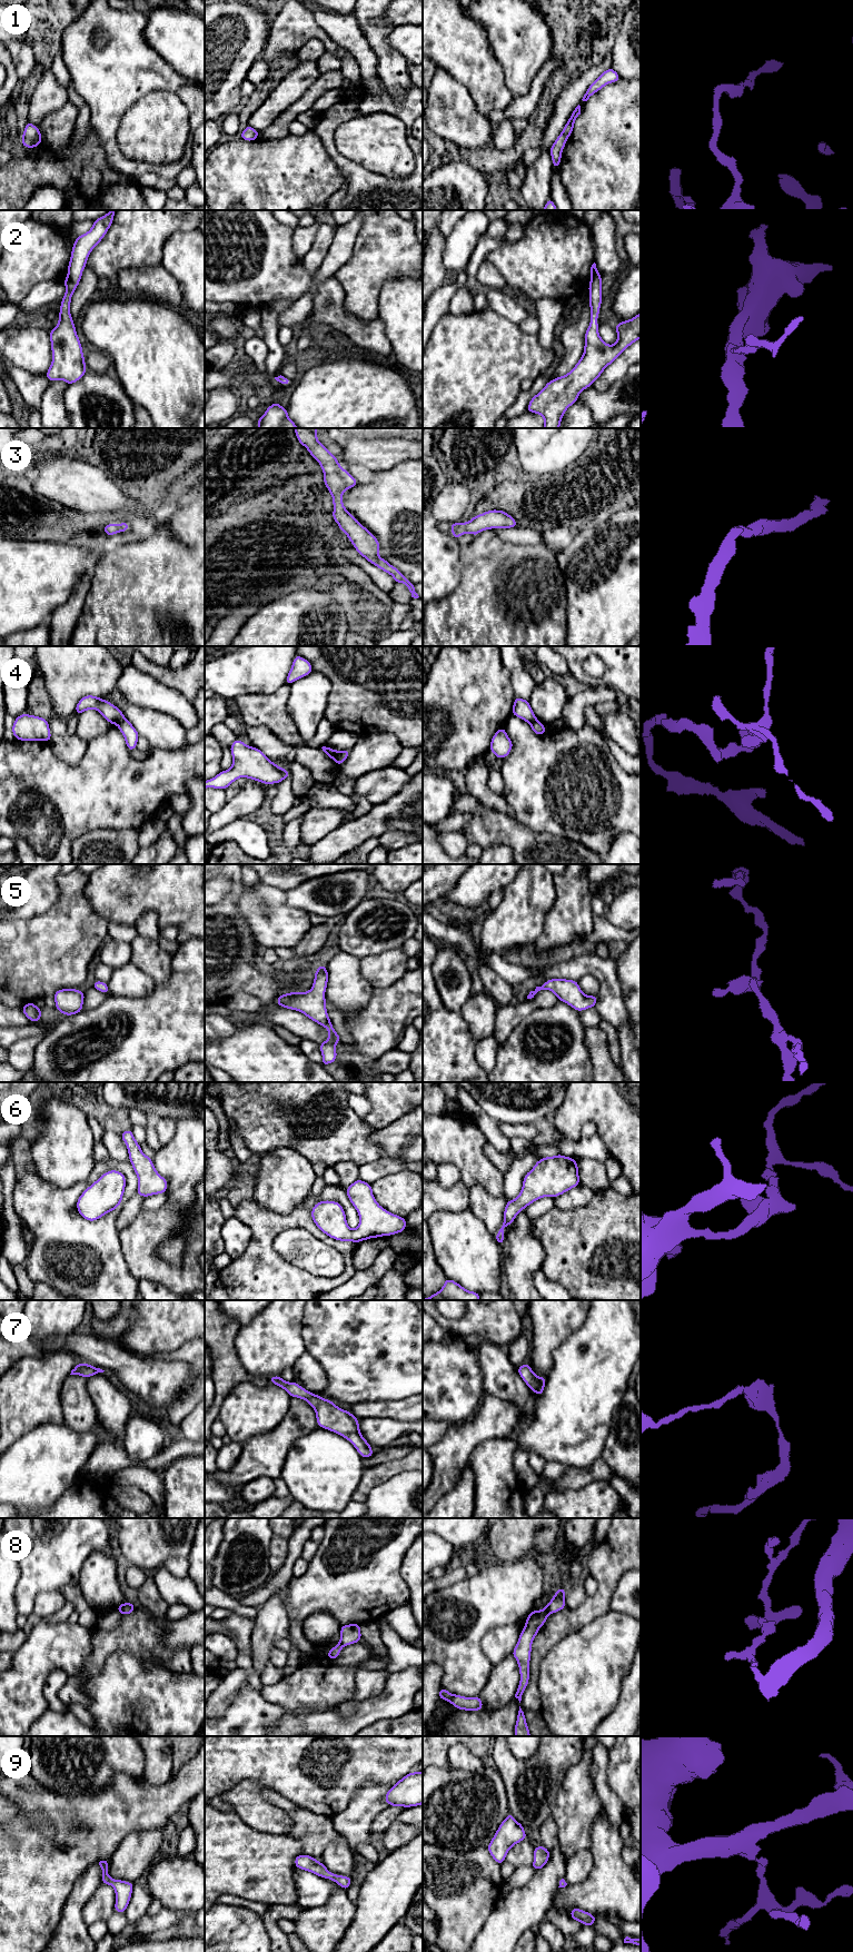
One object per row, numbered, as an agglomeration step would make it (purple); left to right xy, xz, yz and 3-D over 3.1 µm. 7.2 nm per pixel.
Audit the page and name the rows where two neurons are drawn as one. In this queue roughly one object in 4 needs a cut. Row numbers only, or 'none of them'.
4, 8

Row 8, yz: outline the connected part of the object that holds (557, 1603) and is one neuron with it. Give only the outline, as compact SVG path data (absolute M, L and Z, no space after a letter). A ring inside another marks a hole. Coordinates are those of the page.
M559 1587L548 1604L548 1613L553 1614L565 1607L565 1587Z

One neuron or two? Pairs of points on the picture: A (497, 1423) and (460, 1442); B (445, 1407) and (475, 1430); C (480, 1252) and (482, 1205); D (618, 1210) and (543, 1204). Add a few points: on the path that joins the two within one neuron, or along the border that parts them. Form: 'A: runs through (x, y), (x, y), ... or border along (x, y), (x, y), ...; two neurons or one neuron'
A: runs through (488, 1423), (469, 1435); one neuron
B: border along (479, 1400), (476, 1412), (470, 1417), (450, 1426); two neurons
C: border along (469, 1208), (494, 1235); two neurons
D: border along (554, 1207), (534, 1219); two neurons

